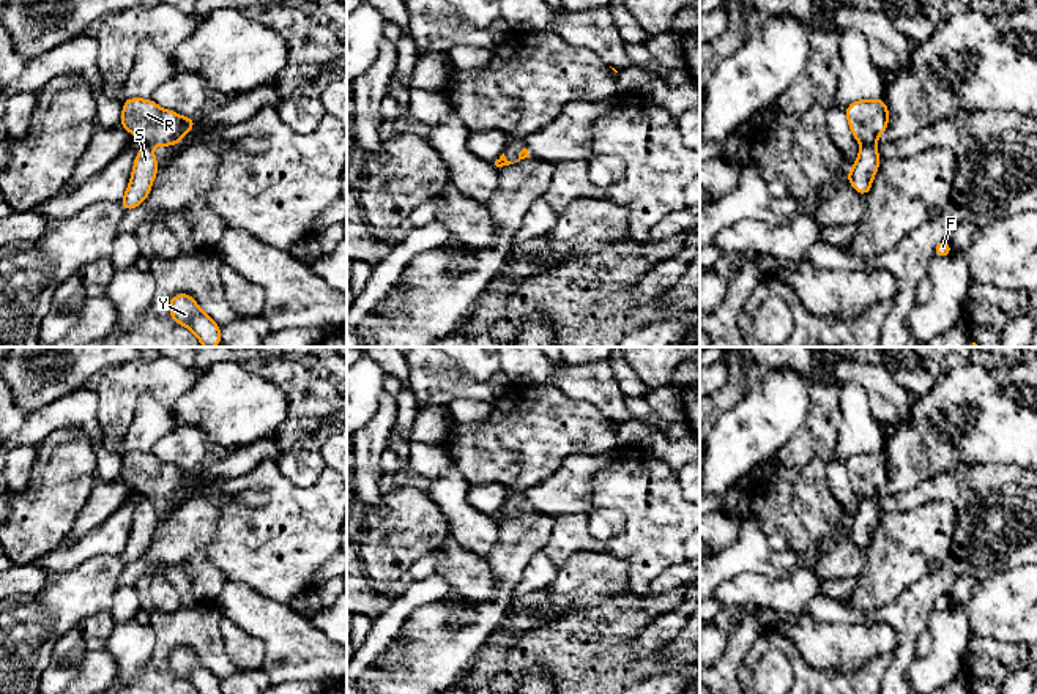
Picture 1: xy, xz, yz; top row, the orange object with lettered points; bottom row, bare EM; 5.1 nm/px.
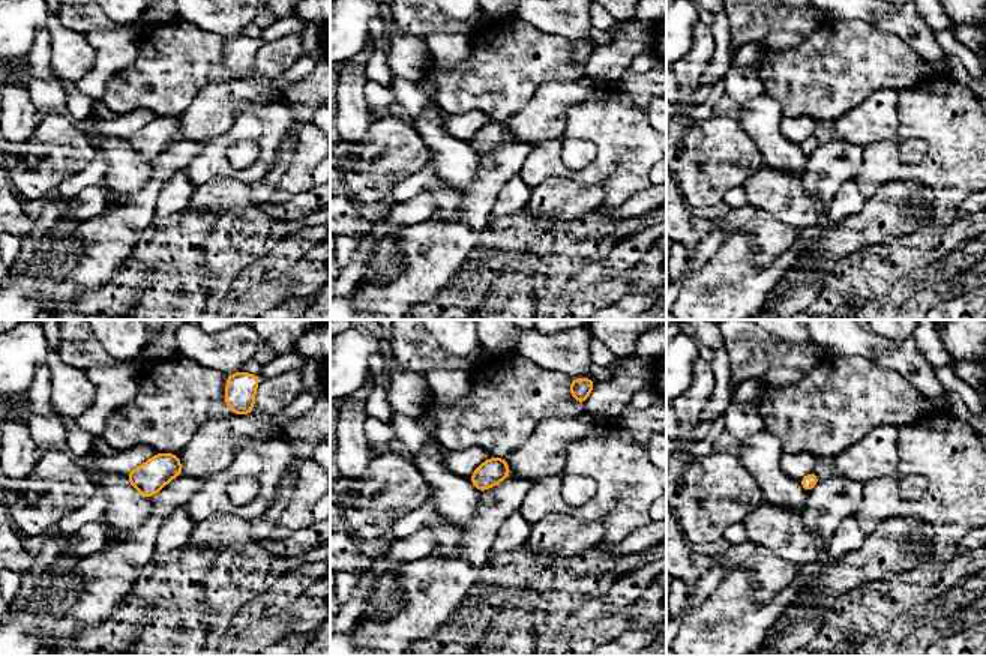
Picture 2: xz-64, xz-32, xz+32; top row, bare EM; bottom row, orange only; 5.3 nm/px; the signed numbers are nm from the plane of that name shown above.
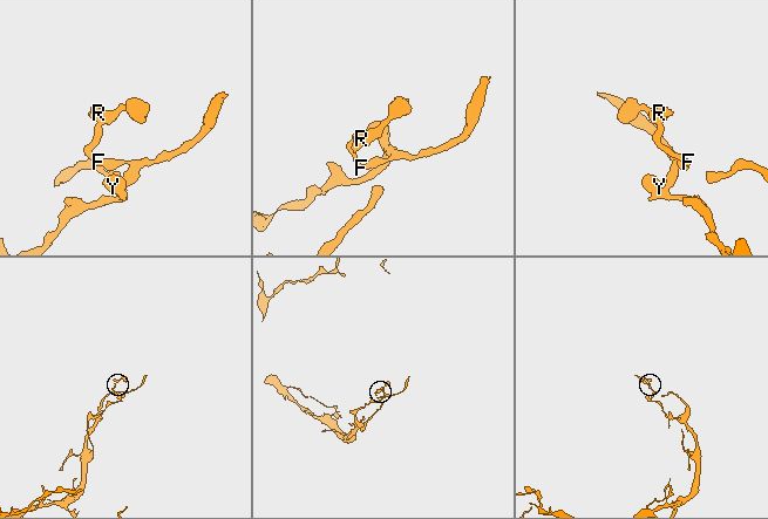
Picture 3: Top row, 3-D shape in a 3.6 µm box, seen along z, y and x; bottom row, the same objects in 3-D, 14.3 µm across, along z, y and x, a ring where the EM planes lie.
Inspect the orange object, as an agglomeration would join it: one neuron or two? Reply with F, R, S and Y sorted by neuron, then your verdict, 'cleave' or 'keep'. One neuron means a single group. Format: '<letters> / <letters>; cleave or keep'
F S Y / R; cleave

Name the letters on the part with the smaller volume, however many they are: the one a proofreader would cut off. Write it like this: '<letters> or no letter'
R

